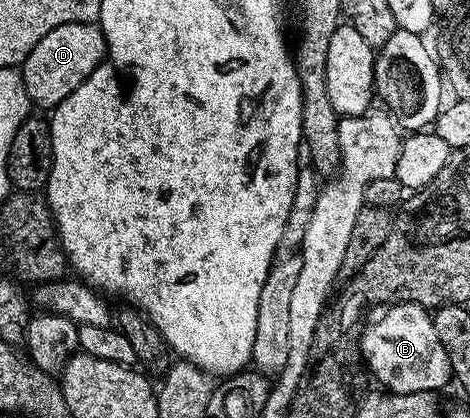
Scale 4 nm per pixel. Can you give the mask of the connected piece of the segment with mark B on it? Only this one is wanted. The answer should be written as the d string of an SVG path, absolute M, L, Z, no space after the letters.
M402 303L388 306L378 321L373 321L359 333L359 348L364 368L373 372L378 386L390 393L428 393L441 389L451 381L453 372L435 335L433 318L430 310L424 305Z

